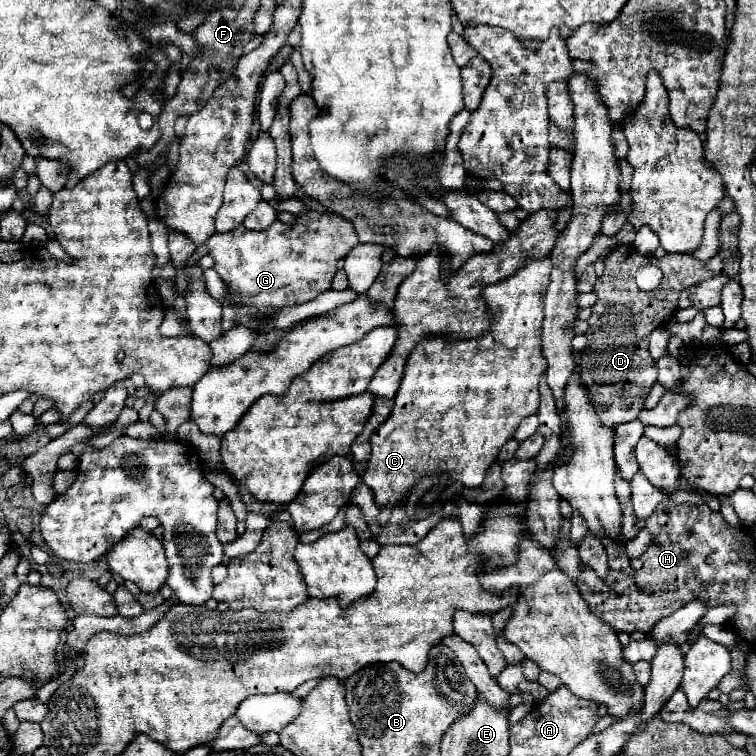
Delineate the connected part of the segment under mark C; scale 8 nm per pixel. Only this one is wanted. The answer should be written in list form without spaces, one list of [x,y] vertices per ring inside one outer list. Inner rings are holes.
[[[539,259],[539,261],[527,261],[527,265],[523,269],[519,269],[513,277],[505,279],[505,281],[499,281],[495,285],[489,285],[483,289],[483,299],[489,303],[489,309],[491,313],[495,315],[493,319],[493,325],[491,325],[491,331],[477,337],[477,339],[465,339],[465,341],[447,341],[445,337],[433,337],[433,335],[425,335],[419,345],[411,351],[411,357],[407,359],[407,369],[405,369],[405,375],[403,375],[403,381],[401,381],[401,387],[397,391],[397,397],[395,397],[395,407],[391,411],[391,415],[387,417],[385,423],[381,423],[377,427],[377,431],[371,435],[371,455],[369,455],[369,461],[367,461],[367,467],[365,467],[365,473],[363,473],[363,483],[373,491],[375,495],[375,503],[379,507],[397,507],[397,505],[403,505],[409,501],[409,495],[411,491],[415,489],[417,481],[421,477],[435,477],[435,475],[443,475],[447,473],[449,480],[436,481],[431,487],[426,489],[428,492],[431,489],[446,487],[454,483],[460,483],[464,488],[477,489],[481,487],[483,483],[483,477],[487,473],[487,469],[497,461],[497,455],[501,451],[501,447],[513,439],[515,435],[515,429],[519,425],[519,421],[523,417],[529,417],[533,413],[537,413],[537,407],[539,407],[539,391],[537,391],[537,383],[539,383],[539,377],[545,373],[545,367],[547,367],[547,361],[543,357],[543,349],[541,349],[541,331],[543,331],[543,297],[545,297],[545,289],[549,285],[549,273],[551,273],[551,259]]]

